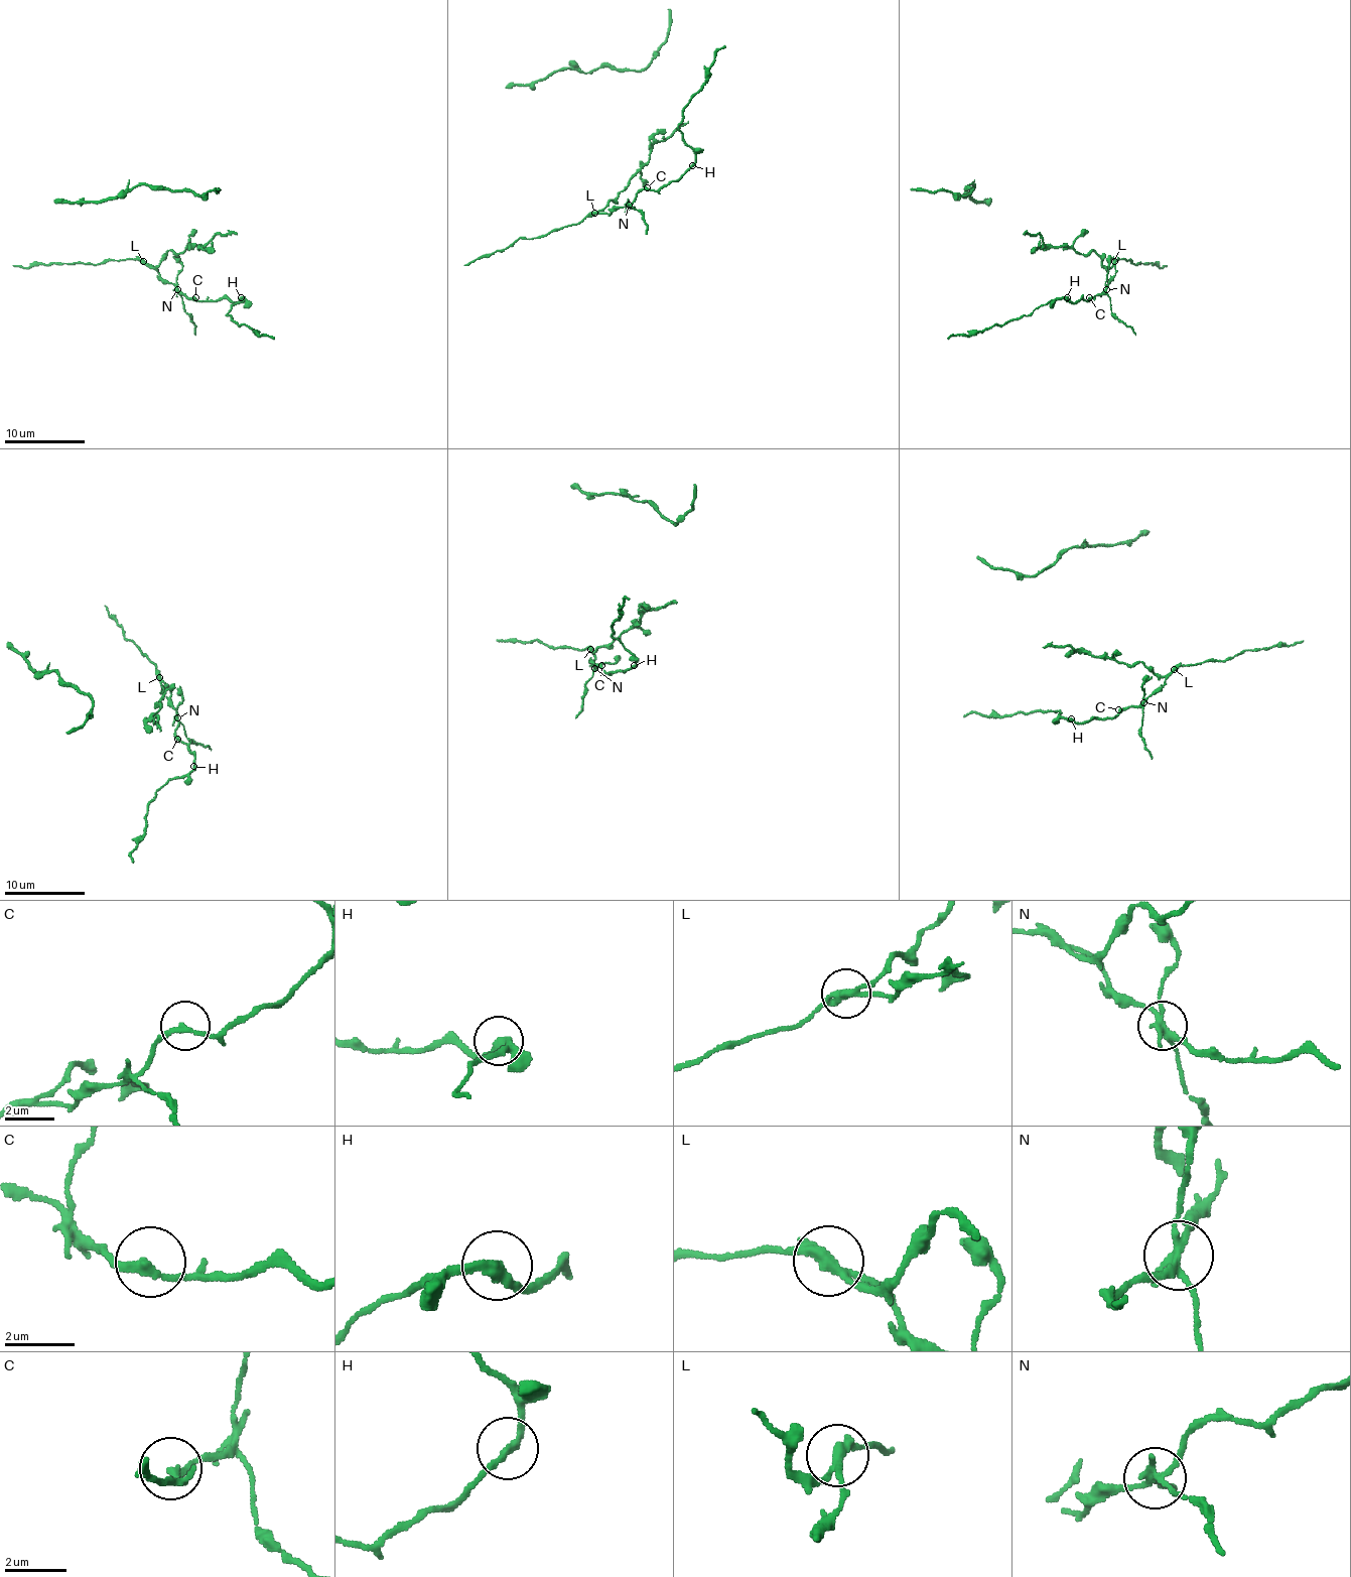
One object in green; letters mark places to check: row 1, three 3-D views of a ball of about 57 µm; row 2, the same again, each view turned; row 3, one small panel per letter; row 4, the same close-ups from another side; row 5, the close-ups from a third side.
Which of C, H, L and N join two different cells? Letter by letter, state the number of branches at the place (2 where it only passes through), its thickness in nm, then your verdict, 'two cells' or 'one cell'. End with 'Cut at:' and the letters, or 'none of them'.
C: branches 2; calibre 200 nm; one cell
H: branches 2; calibre 260 nm; one cell
L: branches 2; calibre 320 nm; two cells
N: branches 4; calibre 200 nm; two cells
Cut at: L, N

